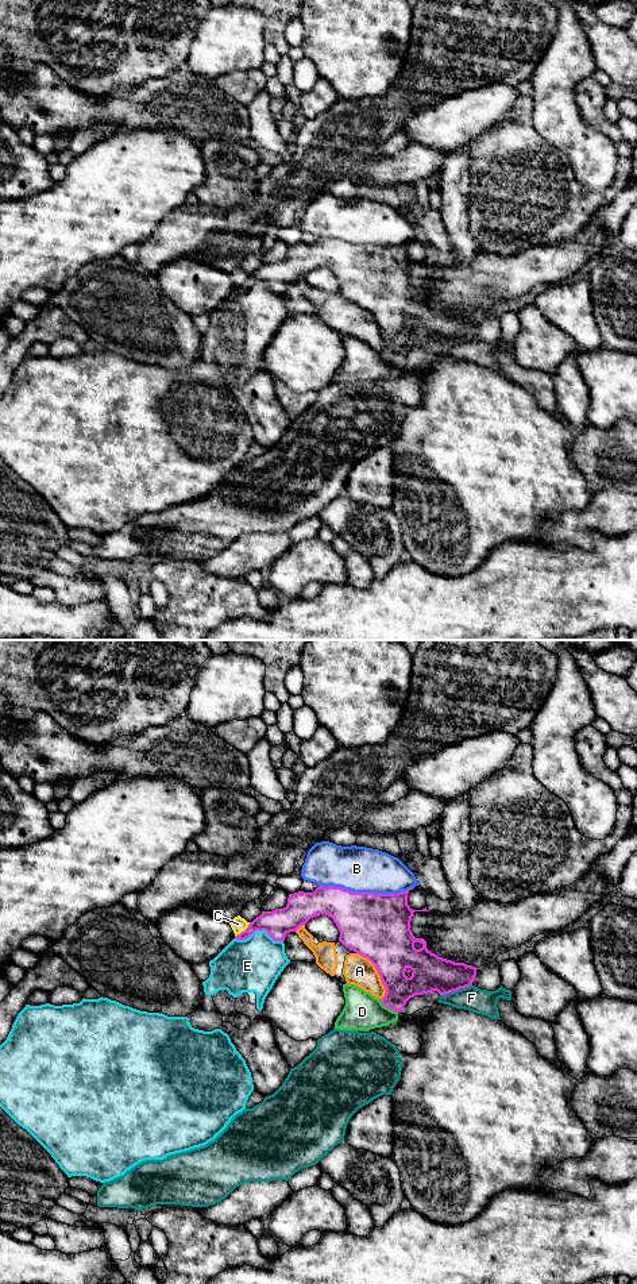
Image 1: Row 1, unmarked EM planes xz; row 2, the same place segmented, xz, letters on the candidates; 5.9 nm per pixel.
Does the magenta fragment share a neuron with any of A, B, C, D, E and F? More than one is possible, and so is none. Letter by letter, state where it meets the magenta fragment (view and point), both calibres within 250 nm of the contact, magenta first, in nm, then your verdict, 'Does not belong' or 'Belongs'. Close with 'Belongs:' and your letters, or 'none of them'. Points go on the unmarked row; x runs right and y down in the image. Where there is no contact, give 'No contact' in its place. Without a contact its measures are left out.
A: Touches magenta at xz (378, 324). Thickness 360 nm (magenta) against 180 nm. Does not belong
B: Touches magenta at xz (366, 245). Thickness 380 nm (magenta) against 280 nm. Does not belong
C: Touches magenta at xz (244, 282). Thickness 160 nm (magenta) against 90 nm. Does not belong
D: Touches magenta at xz (388, 358). Thickness 180 nm (magenta) against 220 nm. Does not belong
E: Touches magenta at xz (259, 281). Thickness 160 nm (magenta) against 320 nm. Does not belong
F: Touches magenta at xz (455, 342). Thickness 220 nm (magenta) against 150 nm. Does not belong
Belongs: none of them

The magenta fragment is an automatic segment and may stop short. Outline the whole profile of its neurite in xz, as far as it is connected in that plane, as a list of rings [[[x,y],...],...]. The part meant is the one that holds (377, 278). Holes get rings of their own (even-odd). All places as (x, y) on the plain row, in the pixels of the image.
[[[318,238],[313,244],[298,243],[289,246],[287,257],[283,261],[275,261],[273,263],[262,263],[248,279],[240,286],[235,288],[238,292],[248,290],[256,282],[266,282],[274,293],[285,293],[285,288],[290,284],[297,284],[301,277],[305,277],[310,270],[325,266],[336,275],[340,289],[339,293],[350,302],[367,309],[377,320],[382,336],[386,340],[385,348],[381,351],[382,356],[393,363],[401,365],[406,354],[414,347],[429,346],[437,343],[440,347],[445,347],[460,340],[470,339],[476,328],[476,319],[467,317],[464,315],[455,315],[439,309],[426,300],[424,290],[416,290],[410,282],[410,273],[414,263],[429,263],[426,259],[422,262],[413,262],[408,257],[408,243],[398,246],[375,246],[375,244],[354,244],[341,239],[323,239]]]

